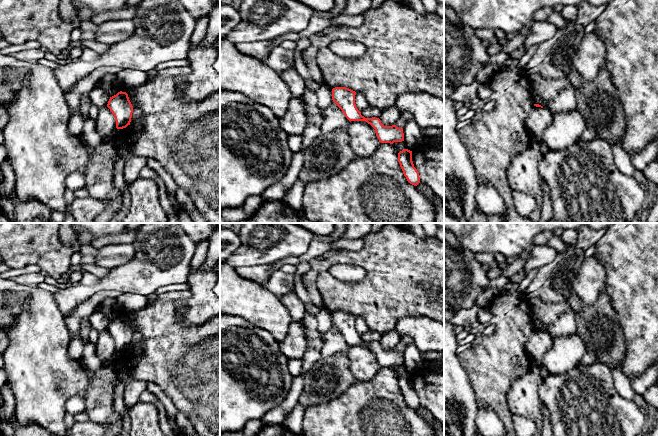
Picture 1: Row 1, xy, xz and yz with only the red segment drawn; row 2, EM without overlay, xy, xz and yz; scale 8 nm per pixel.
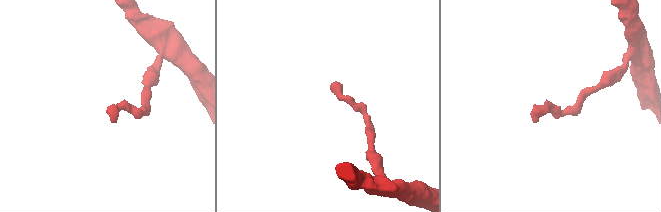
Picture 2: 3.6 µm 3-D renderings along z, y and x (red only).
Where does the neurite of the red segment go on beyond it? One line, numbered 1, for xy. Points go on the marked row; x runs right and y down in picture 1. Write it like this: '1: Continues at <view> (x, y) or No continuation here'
1: No continuation here

